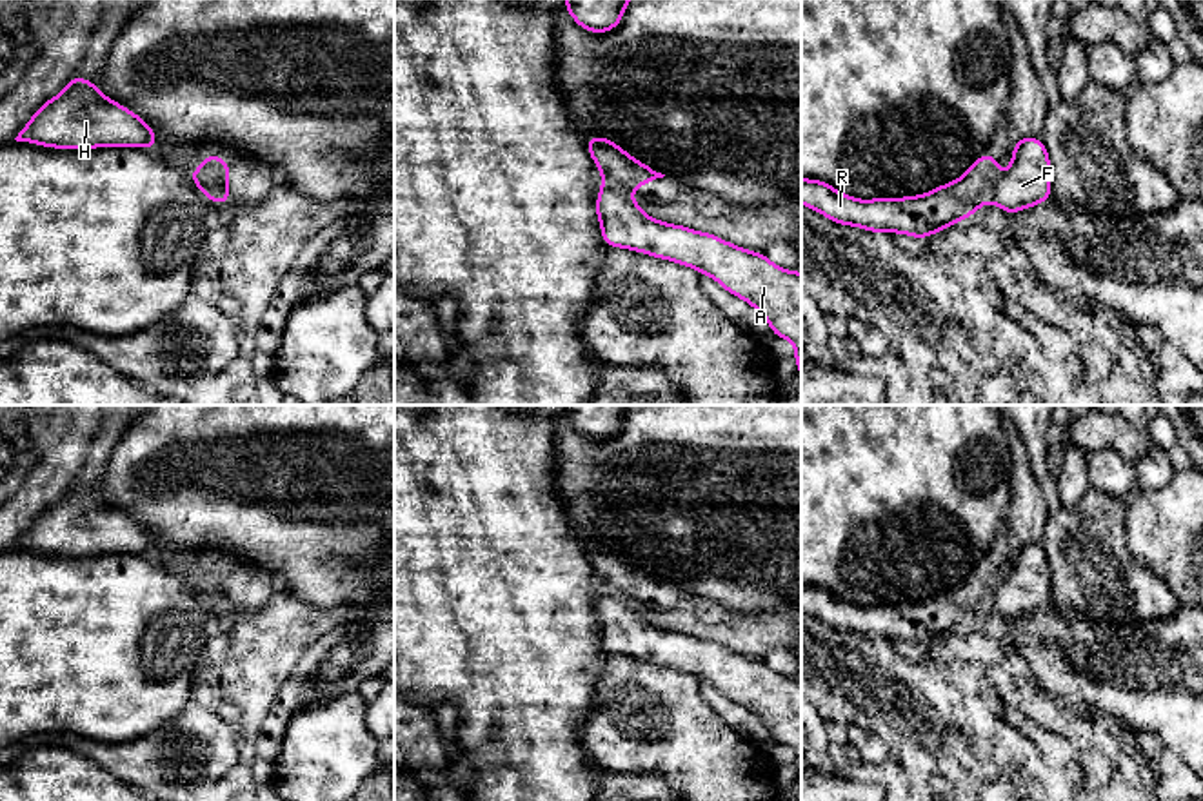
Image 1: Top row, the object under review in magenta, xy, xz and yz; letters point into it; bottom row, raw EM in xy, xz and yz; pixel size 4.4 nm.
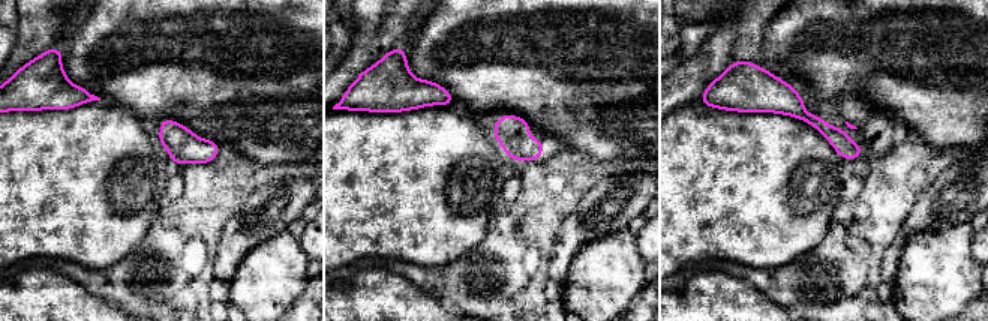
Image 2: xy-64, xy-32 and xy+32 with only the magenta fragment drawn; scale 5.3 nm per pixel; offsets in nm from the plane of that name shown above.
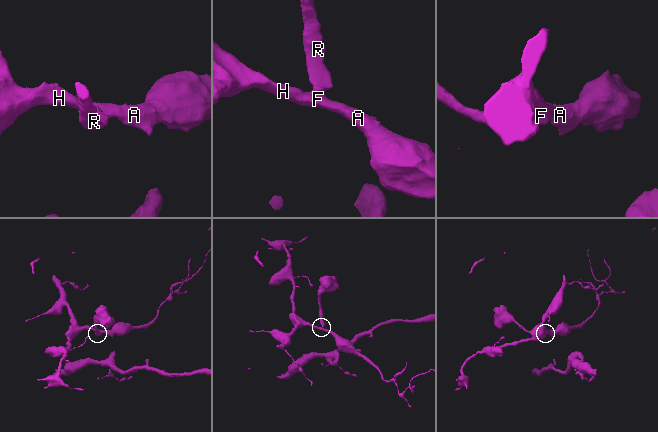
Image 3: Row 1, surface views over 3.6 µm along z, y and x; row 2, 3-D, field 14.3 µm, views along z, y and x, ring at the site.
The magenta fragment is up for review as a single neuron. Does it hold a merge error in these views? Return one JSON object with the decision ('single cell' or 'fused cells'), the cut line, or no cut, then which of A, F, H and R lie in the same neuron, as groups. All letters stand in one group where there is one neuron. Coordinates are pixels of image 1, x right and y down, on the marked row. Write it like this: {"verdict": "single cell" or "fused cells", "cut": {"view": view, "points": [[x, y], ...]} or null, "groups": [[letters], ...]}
{"verdict": "fused cells", "cut": {"view": "xy", "points": [[200, 169], [226, 200]]}, "groups": [["A", "F", "H"], ["R"]]}

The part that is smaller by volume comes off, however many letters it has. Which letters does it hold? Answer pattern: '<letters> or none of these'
R

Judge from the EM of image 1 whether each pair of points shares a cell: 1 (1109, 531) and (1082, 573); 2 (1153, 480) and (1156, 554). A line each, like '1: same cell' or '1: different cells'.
1: same cell
2: different cells

